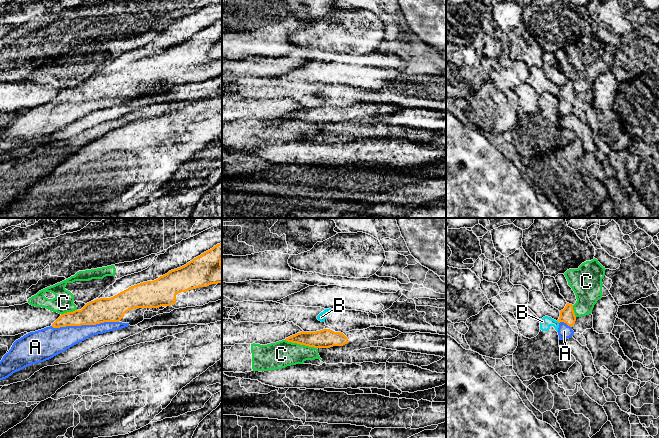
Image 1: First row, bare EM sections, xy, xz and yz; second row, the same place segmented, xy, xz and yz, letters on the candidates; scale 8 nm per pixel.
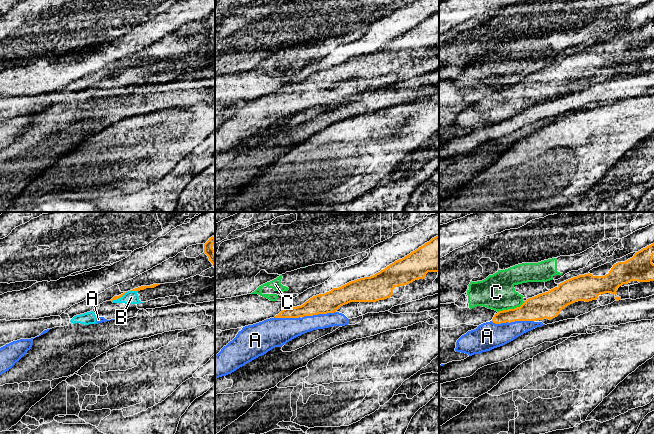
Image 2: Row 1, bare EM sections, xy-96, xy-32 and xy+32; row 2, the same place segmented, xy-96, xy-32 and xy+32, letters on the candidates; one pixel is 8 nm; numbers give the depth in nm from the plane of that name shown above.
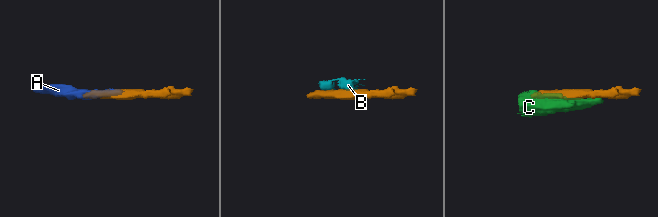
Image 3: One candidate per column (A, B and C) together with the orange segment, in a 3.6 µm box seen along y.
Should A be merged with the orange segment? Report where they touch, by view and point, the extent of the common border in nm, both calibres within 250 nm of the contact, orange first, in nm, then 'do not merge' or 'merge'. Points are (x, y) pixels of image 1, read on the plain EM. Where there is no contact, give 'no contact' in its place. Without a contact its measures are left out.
meets orange in xy at (84, 100); contact 550 nm long; 190 nm thick on the orange side, 200 nm on the other; merge

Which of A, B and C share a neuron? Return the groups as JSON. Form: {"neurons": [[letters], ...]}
{"neurons": [["A"], ["B"], ["C"]]}

